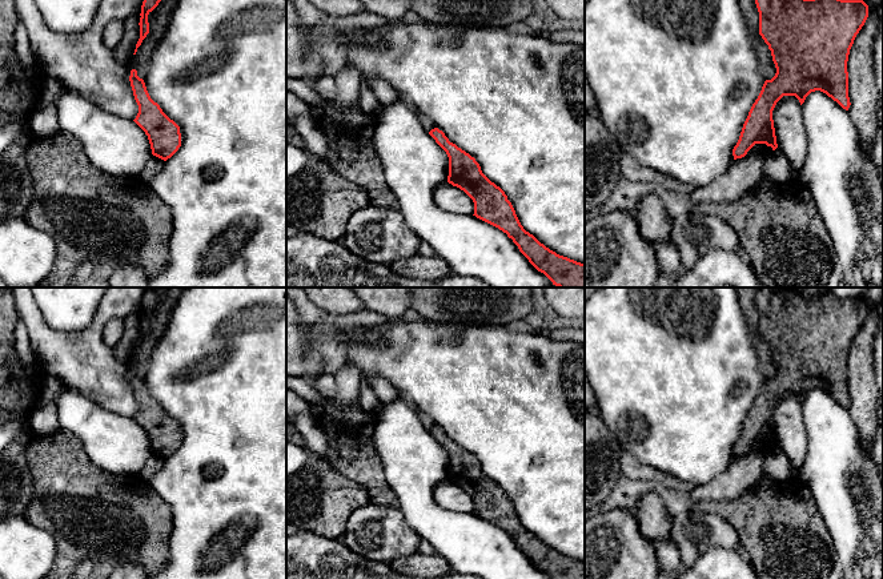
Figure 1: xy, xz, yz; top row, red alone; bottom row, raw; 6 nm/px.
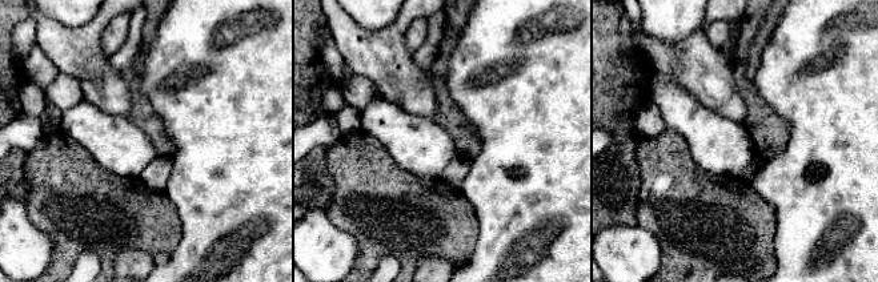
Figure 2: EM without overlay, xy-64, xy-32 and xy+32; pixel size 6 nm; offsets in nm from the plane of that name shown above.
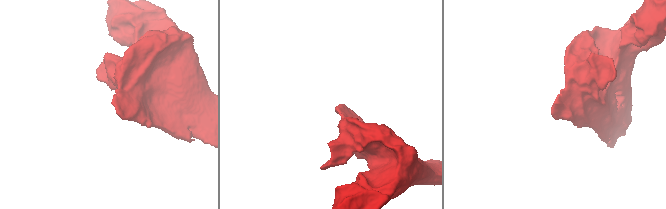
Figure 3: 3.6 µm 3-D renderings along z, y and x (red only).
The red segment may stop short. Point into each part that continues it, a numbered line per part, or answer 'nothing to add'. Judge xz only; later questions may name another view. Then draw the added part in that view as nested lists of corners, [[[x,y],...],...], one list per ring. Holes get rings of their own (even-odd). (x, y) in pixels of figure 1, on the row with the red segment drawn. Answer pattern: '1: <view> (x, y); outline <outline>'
nothing to add

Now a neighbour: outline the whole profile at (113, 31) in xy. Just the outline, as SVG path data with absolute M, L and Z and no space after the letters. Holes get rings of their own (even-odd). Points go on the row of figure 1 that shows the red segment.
M121 20L109 21L103 31L103 41L107 48L113 49L124 36L124 23Z

